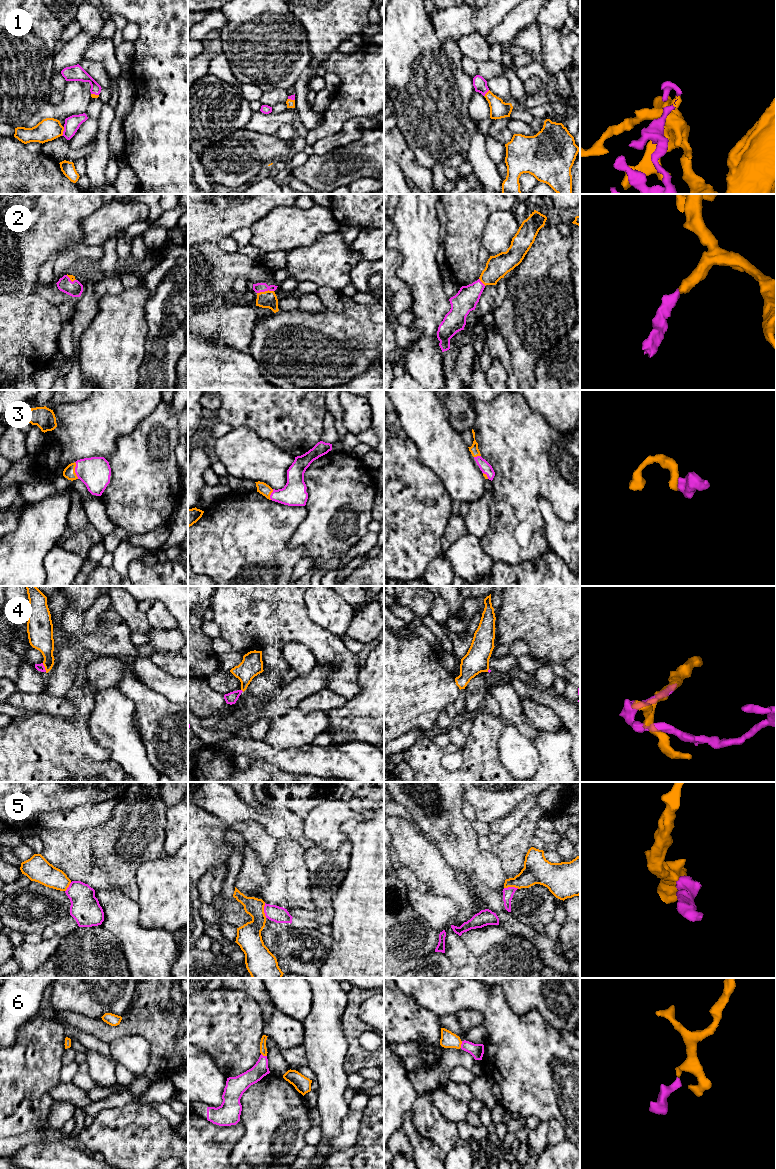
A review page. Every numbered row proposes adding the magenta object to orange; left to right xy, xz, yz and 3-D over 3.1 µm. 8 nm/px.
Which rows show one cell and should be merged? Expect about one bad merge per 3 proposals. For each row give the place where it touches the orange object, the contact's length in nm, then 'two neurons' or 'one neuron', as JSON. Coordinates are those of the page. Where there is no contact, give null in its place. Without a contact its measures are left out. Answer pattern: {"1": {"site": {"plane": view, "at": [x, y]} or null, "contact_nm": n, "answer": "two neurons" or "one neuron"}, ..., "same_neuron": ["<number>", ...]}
{"1": {"site": {"plane": "xy", "at": [63, 130]}, "contact_nm": 80, "answer": "one neuron"}, "2": {"site": {"plane": "xz", "at": [265, 291]}, "contact_nm": 140, "answer": "one neuron"}, "3": {"site": {"plane": "xy", "at": [74, 470]}, "contact_nm": 140, "answer": "one neuron"}, "4": {"site": {"plane": "xy", "at": [44, 666]}, "contact_nm": 80, "answer": "two neurons"}, "5": {"site": {"plane": "xz", "at": [263, 910]}, "contact_nm": 120, "answer": "two neurons"}, "6": {"site": {"plane": "yz", "at": [461, 1043]}, "contact_nm": 60, "answer": "one neuron"}, "same_neuron": ["1", "2", "3", "6"]}

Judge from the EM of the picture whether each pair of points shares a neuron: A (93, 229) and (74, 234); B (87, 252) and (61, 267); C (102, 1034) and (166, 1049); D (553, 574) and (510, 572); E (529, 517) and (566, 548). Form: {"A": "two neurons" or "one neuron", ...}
{"A": "two neurons", "B": "one neuron", "C": "one neuron", "D": "one neuron", "E": "two neurons"}

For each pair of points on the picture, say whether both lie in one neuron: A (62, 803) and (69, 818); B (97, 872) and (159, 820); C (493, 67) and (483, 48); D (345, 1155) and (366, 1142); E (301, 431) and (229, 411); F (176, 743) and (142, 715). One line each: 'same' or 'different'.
A: different
B: same
C: different
D: different
E: same
F: same

